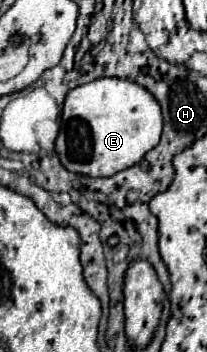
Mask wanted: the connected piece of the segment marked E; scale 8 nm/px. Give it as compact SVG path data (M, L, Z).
M97 78L67 92L55 152L69 172L113 176L159 144L163 116L153 94L127 78Z

